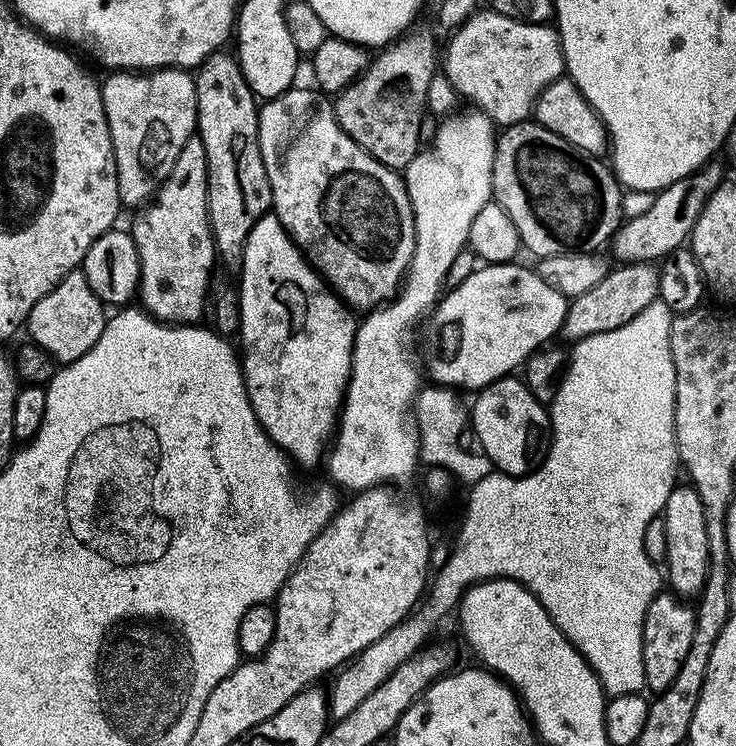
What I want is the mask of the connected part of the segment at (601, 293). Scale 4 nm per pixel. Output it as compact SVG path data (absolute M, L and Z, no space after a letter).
M624 262L616 267L608 271L606 278L602 278L602 282L598 282L598 286L586 290L586 294L571 297L562 329L562 336L565 336L569 342L584 340L588 336L610 330L618 330L618 326L626 326L626 322L630 322L630 318L638 318L638 314L642 314L642 310L646 310L646 306L650 306L650 302L658 299L660 273L655 263Z

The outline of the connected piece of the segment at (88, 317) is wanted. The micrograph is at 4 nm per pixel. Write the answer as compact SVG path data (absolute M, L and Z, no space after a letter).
M77 270L66 274L46 298L42 298L30 310L26 321L26 332L29 332L31 343L52 355L57 365L73 364L82 354L86 354L98 342L106 323L106 308L100 299L90 290L86 274Z

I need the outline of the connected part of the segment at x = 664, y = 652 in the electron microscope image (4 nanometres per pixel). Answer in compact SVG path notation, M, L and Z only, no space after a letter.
M668 590L657 592L655 598L650 602L642 622L644 682L649 693L662 693L668 689L670 682L674 682L682 662L686 662L690 642L694 642L695 629L696 614L691 603L685 602L681 597Z

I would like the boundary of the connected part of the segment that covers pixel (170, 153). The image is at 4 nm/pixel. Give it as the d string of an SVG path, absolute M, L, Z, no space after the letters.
M153 68L151 70L116 70L100 84L102 102L106 110L106 122L110 126L110 142L114 146L114 162L116 163L116 177L118 178L118 194L120 195L121 205L128 204L133 210L147 205L155 197L156 192L163 186L165 178L174 170L174 162L178 154L182 154L182 146L196 132L196 77L191 71L182 68Z

